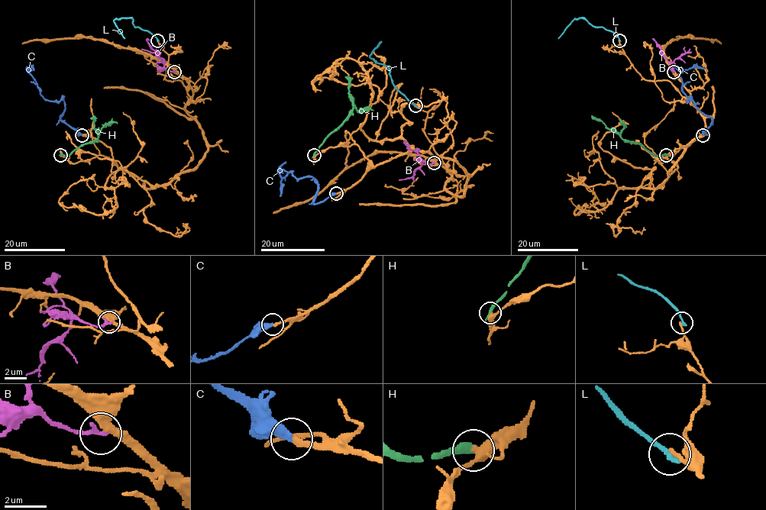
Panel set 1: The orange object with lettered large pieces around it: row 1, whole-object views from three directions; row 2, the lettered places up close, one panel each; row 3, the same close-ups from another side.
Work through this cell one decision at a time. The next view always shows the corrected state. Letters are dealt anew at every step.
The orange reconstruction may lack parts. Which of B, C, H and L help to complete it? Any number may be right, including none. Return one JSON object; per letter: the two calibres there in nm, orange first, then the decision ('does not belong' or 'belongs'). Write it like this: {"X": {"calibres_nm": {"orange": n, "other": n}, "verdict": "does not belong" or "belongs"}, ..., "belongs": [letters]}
{"B": {"calibres_nm": {"orange": 360, "other": 240}, "verdict": "does not belong"}, "C": {"calibres_nm": {"orange": 280, "other": 380}, "verdict": "belongs"}, "H": {"calibres_nm": {"orange": 380, "other": 400}, "verdict": "does not belong"}, "L": {"calibres_nm": {"orange": 170, "other": 280}, "verdict": "does not belong"}, "belongs": ["C"]}

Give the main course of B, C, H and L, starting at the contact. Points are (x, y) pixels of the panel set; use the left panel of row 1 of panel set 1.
B: (175, 71), (167, 69), (147, 40), (150, 40)
C: (82, 134), (61, 119), (65, 108), (64, 101), (46, 99), (40, 93), (35, 79), (29, 72), (29, 68)
H: (61, 154), (69, 156), (86, 143), (98, 138), (94, 115)
L: (157, 40), (149, 31), (136, 27), (131, 17), (116, 18), (114, 21), (125, 38)

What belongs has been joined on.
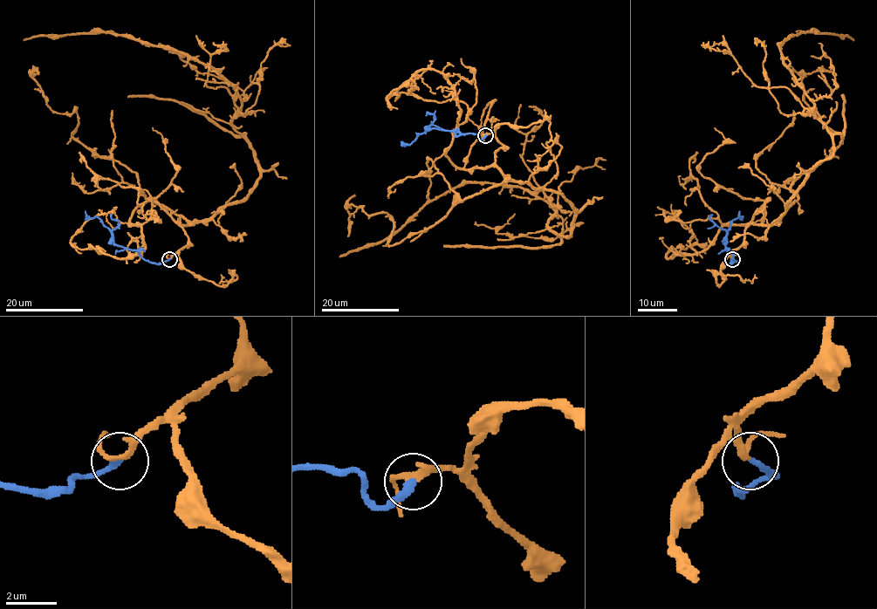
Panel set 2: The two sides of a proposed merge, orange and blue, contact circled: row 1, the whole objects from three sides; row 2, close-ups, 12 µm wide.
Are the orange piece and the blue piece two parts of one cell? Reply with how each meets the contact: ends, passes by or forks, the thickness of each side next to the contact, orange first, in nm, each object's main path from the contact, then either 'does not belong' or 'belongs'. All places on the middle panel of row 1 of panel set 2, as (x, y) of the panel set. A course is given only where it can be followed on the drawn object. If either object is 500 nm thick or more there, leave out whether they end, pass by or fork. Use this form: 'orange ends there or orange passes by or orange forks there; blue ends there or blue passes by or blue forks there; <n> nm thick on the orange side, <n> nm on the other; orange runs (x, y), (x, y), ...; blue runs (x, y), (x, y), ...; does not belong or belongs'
orange passes by; blue ends there; 190 nm thick on the orange side, 240 nm on the other; orange runs (485, 134), (503, 146), (503, 174), (576, 209), (570, 236), (528, 191), (468, 182), (339, 256); blue runs (485, 135), (480, 140), (476, 133), (457, 135), (452, 131), (434, 129), (426, 130), (409, 144), (400, 142); belongs

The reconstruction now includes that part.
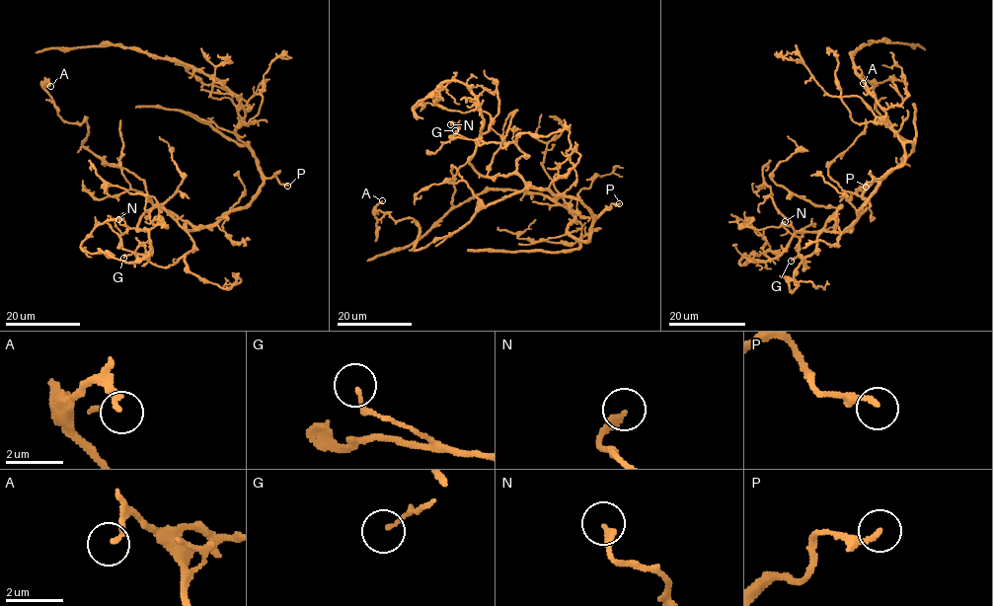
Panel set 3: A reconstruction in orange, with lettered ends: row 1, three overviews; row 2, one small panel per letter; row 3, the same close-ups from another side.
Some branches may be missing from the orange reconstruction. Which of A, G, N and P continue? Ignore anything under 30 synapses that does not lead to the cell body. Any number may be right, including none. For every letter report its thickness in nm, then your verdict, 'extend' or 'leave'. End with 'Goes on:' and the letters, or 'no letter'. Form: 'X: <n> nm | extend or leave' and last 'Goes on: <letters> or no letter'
A: 180 nm | leave
G: 80 nm | leave
N: 220 nm | leave
P: 170 nm | extend
Goes on: P

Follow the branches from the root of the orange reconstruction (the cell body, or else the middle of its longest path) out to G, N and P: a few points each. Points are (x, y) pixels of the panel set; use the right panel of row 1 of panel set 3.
G: (862, 206), (850, 228), (821, 231), (815, 249), (803, 260), (808, 267), (803, 269), (800, 256), (791, 261)
N: (862, 206), (850, 228), (821, 231), (803, 269), (800, 239), (785, 221)
P: (862, 206), (879, 180), (873, 177), (866, 187)

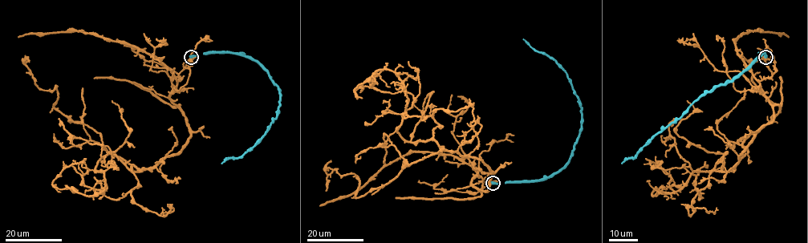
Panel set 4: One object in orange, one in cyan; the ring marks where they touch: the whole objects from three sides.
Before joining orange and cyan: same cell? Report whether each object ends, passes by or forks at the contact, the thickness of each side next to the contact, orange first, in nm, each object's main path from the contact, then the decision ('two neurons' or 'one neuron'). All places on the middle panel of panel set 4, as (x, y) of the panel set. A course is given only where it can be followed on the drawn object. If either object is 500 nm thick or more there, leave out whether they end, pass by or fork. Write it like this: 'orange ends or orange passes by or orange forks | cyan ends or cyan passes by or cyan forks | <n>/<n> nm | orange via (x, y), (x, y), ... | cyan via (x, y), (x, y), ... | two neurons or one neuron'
480/550 nm | orange via (493, 182), (398, 133), (392, 71), (355, 91), (390, 87) | cyan via (493, 183), (552, 176), (568, 161), (581, 127), (580, 100), (567, 74), (523, 38) | two neurons

